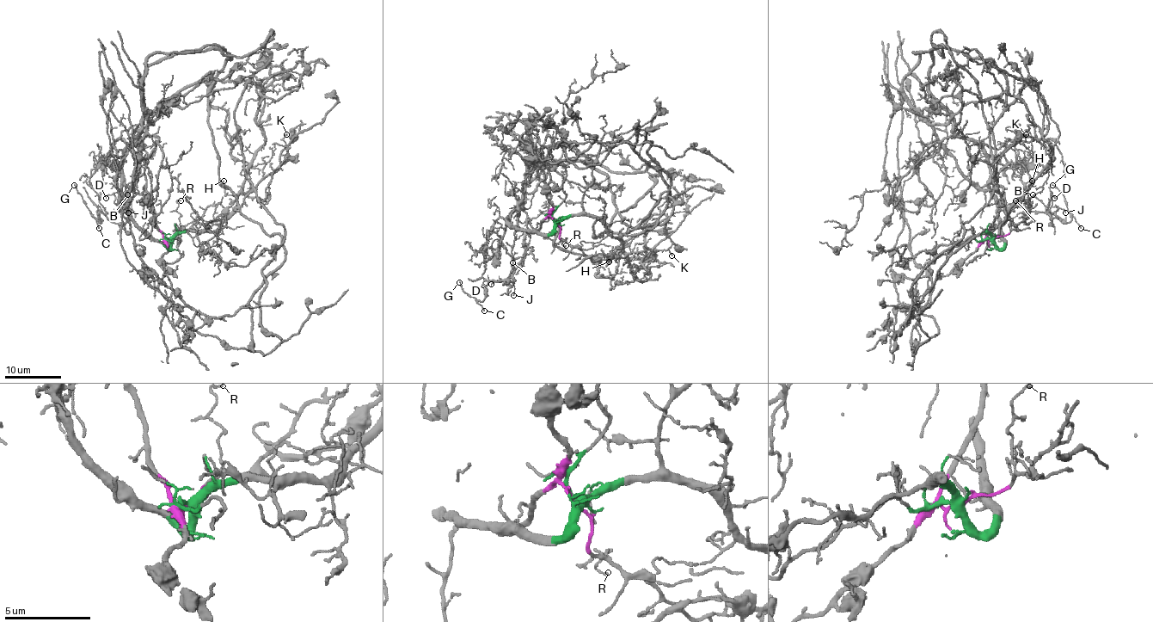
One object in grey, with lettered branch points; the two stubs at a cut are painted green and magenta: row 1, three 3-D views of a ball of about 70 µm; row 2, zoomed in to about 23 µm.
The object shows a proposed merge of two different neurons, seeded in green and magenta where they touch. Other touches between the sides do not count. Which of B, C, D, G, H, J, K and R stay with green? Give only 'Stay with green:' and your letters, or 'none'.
Stay with green: H, K

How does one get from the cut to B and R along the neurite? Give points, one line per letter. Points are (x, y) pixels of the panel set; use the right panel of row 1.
B: (993, 239), (989, 241), (986, 232), (1000, 203), (1000, 194), (1002, 204), (1044, 211), (1045, 206), (1033, 194)
R: (993, 239), (1009, 232), (1009, 207), (1015, 200)

